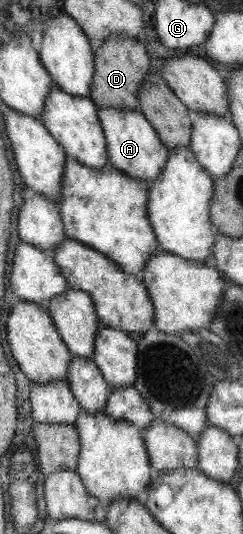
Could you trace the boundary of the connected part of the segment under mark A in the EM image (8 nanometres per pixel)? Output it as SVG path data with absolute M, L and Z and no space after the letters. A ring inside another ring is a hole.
M98 107L98 119L102 123L106 135L107 162L109 166L121 170L131 178L158 181L159 176L166 169L169 149L159 143L158 134L151 129L152 124L138 109L131 108L101 108Z

